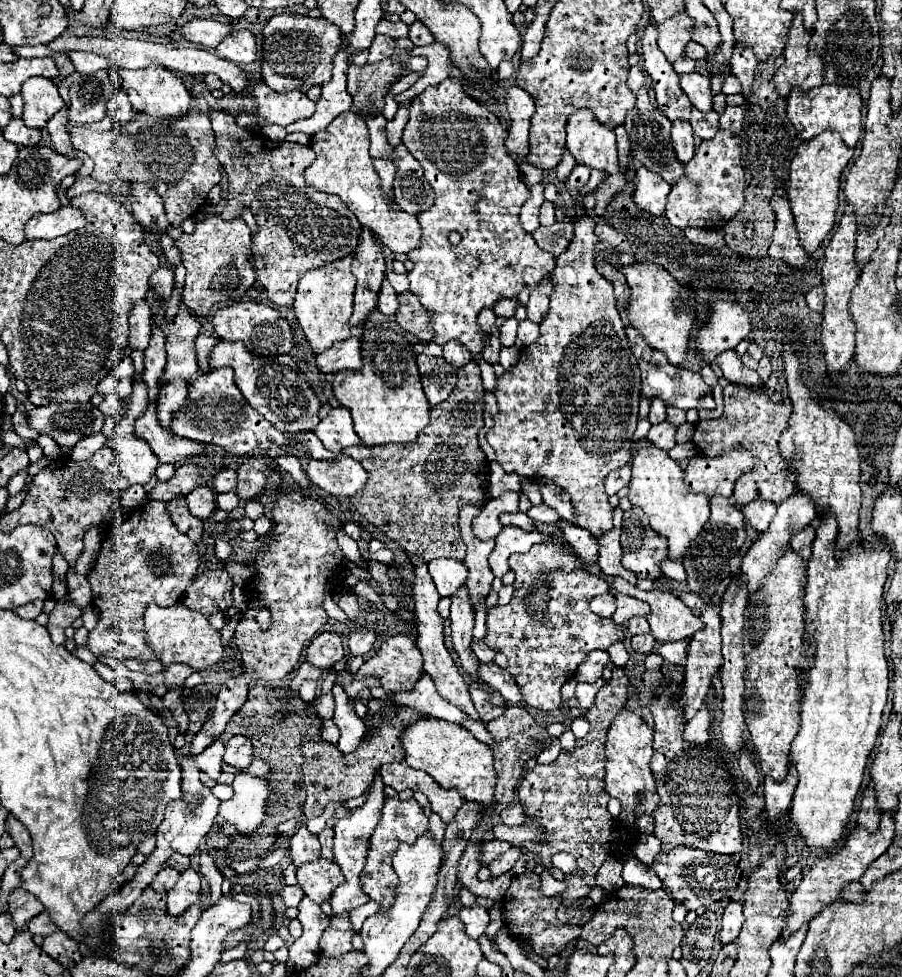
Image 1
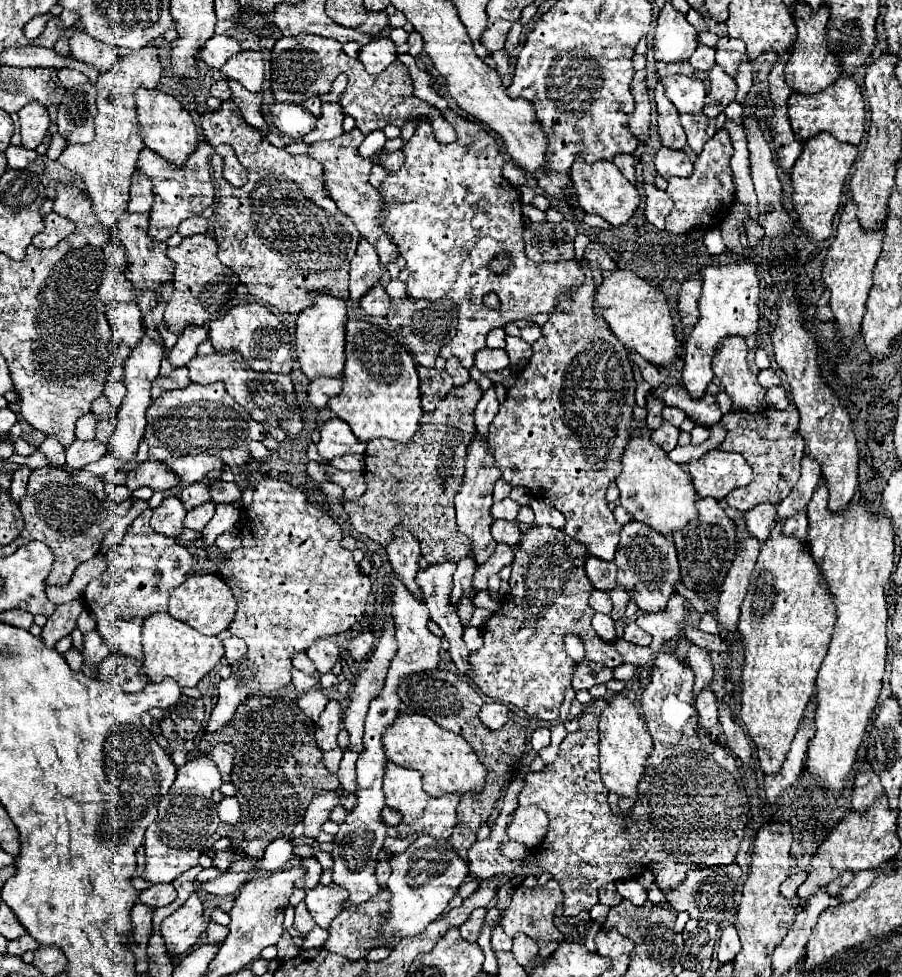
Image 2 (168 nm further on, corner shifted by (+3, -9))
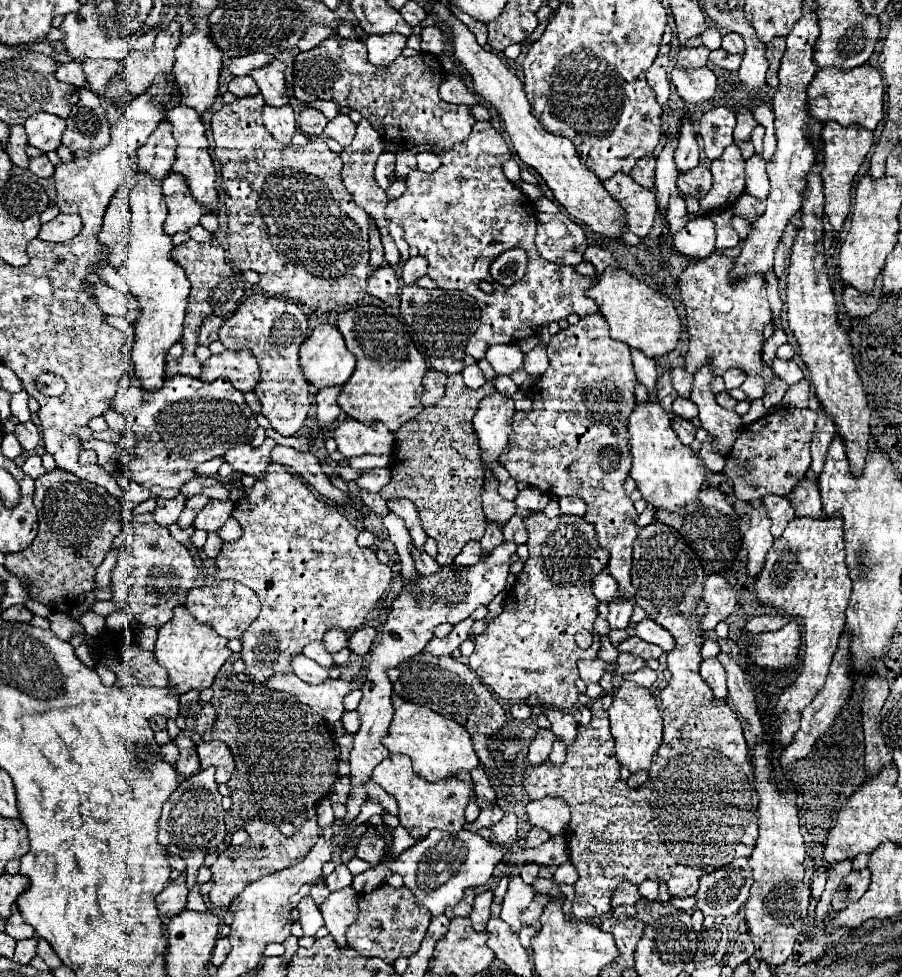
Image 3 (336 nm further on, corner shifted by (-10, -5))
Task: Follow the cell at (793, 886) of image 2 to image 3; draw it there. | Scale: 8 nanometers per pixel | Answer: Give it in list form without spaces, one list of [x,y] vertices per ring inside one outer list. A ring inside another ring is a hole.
[[[824,867],[819,868],[813,873],[810,881],[811,896],[815,899],[819,899],[824,891],[827,881],[827,871]]]

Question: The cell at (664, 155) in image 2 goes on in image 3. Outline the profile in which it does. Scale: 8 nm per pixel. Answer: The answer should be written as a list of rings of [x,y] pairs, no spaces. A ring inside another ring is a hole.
[[[697,164],[693,168],[693,172],[679,172],[677,186],[679,186],[681,194],[701,198],[711,188],[711,172],[703,164]]]

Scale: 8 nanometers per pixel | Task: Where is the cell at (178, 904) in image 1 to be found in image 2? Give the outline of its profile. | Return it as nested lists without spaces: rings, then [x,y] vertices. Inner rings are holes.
[[[192,894],[182,908],[168,916],[162,924],[162,938],[168,950],[168,956],[182,958],[186,956],[198,938],[206,932],[208,920],[204,918],[204,906],[196,894]]]

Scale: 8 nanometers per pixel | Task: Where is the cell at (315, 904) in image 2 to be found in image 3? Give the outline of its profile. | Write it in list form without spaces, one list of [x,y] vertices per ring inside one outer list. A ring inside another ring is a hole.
[[[347,886],[331,892],[329,898],[319,906],[329,934],[339,946],[347,946],[345,932],[357,918],[357,900],[359,894],[353,890],[353,886]]]

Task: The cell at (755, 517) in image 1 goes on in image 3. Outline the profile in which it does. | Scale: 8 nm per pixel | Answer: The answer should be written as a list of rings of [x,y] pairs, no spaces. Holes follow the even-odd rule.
[[[765,496],[763,498],[763,506],[767,508],[767,516],[771,518],[771,534],[775,538],[781,536],[781,532],[785,530],[785,526],[795,518],[791,502],[783,496]]]

